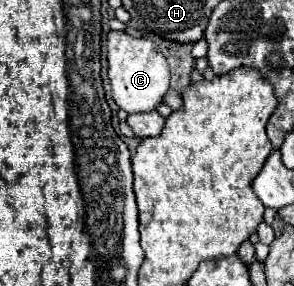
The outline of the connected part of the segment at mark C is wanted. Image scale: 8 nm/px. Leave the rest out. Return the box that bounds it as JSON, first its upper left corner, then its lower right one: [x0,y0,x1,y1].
[107,31,169,113]

